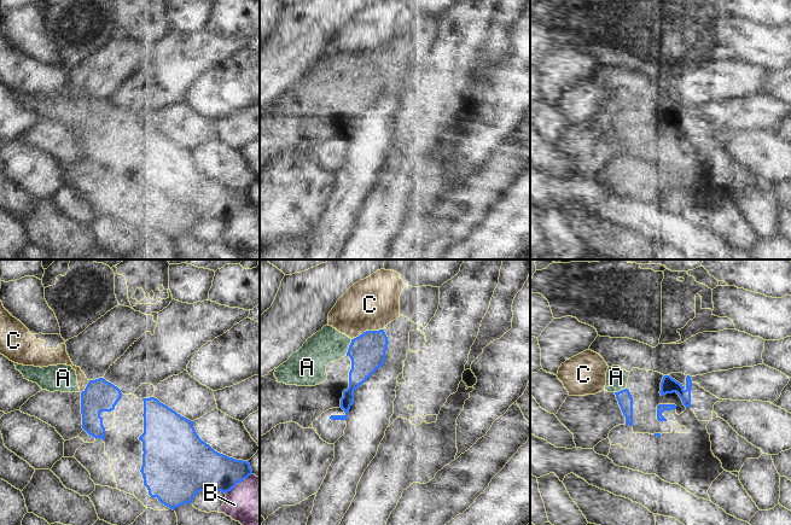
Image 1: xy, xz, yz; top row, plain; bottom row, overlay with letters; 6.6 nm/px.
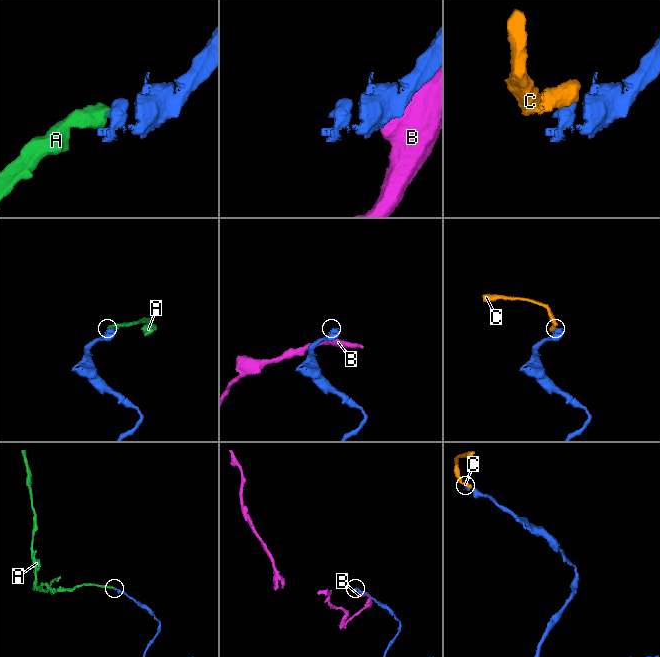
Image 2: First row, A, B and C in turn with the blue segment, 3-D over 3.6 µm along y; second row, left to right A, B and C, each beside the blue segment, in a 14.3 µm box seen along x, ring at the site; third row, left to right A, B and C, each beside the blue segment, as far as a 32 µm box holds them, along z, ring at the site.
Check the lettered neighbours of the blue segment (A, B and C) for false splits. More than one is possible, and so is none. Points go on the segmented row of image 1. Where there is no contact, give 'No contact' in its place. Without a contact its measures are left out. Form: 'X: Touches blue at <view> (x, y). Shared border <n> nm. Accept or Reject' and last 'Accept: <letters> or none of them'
A: Touches blue at xz (349, 346). Shared border 110 nm. Accept
B: Touches blue at xy (238, 482). Shared border 220 nm. Reject
C: Touches blue at xz (366, 331). Shared border 220 nm. Reject
Accept: A

